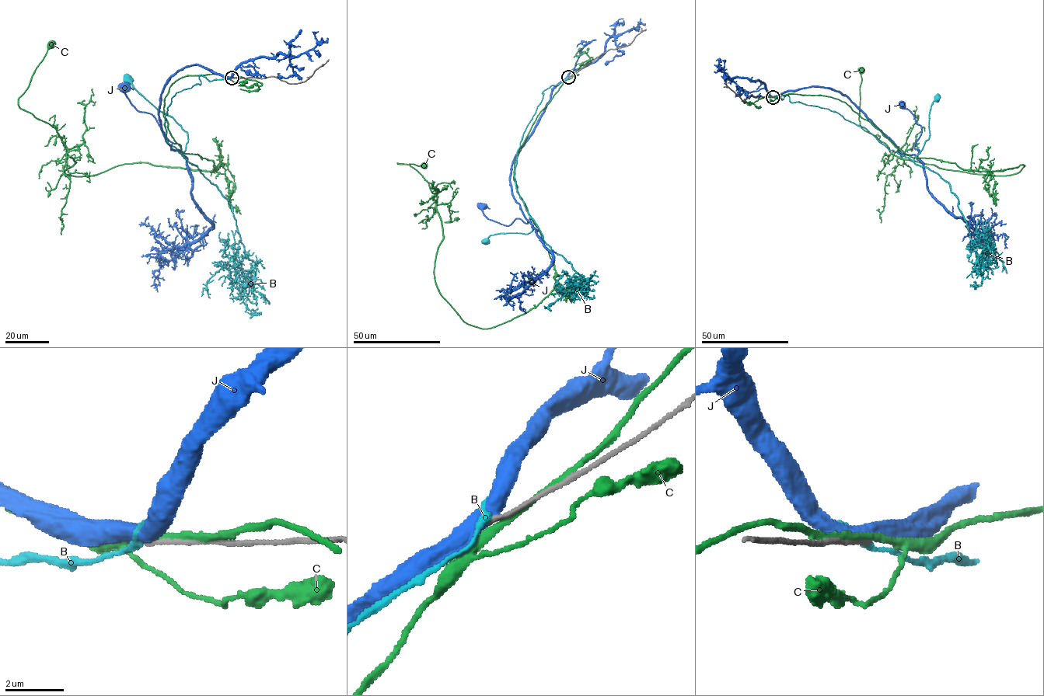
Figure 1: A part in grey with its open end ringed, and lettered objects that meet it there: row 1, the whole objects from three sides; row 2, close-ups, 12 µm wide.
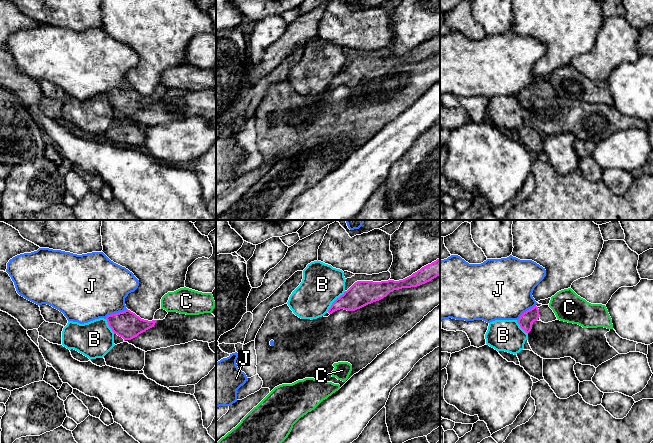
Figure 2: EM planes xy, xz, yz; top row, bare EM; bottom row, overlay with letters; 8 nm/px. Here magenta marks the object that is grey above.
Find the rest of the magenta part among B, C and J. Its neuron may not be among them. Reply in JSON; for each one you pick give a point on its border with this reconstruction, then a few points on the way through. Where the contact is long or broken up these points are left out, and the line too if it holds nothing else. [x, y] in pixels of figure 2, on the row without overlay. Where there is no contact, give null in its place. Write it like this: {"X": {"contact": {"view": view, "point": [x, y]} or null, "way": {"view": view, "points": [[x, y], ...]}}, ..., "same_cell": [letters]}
{"same_cell": []}

